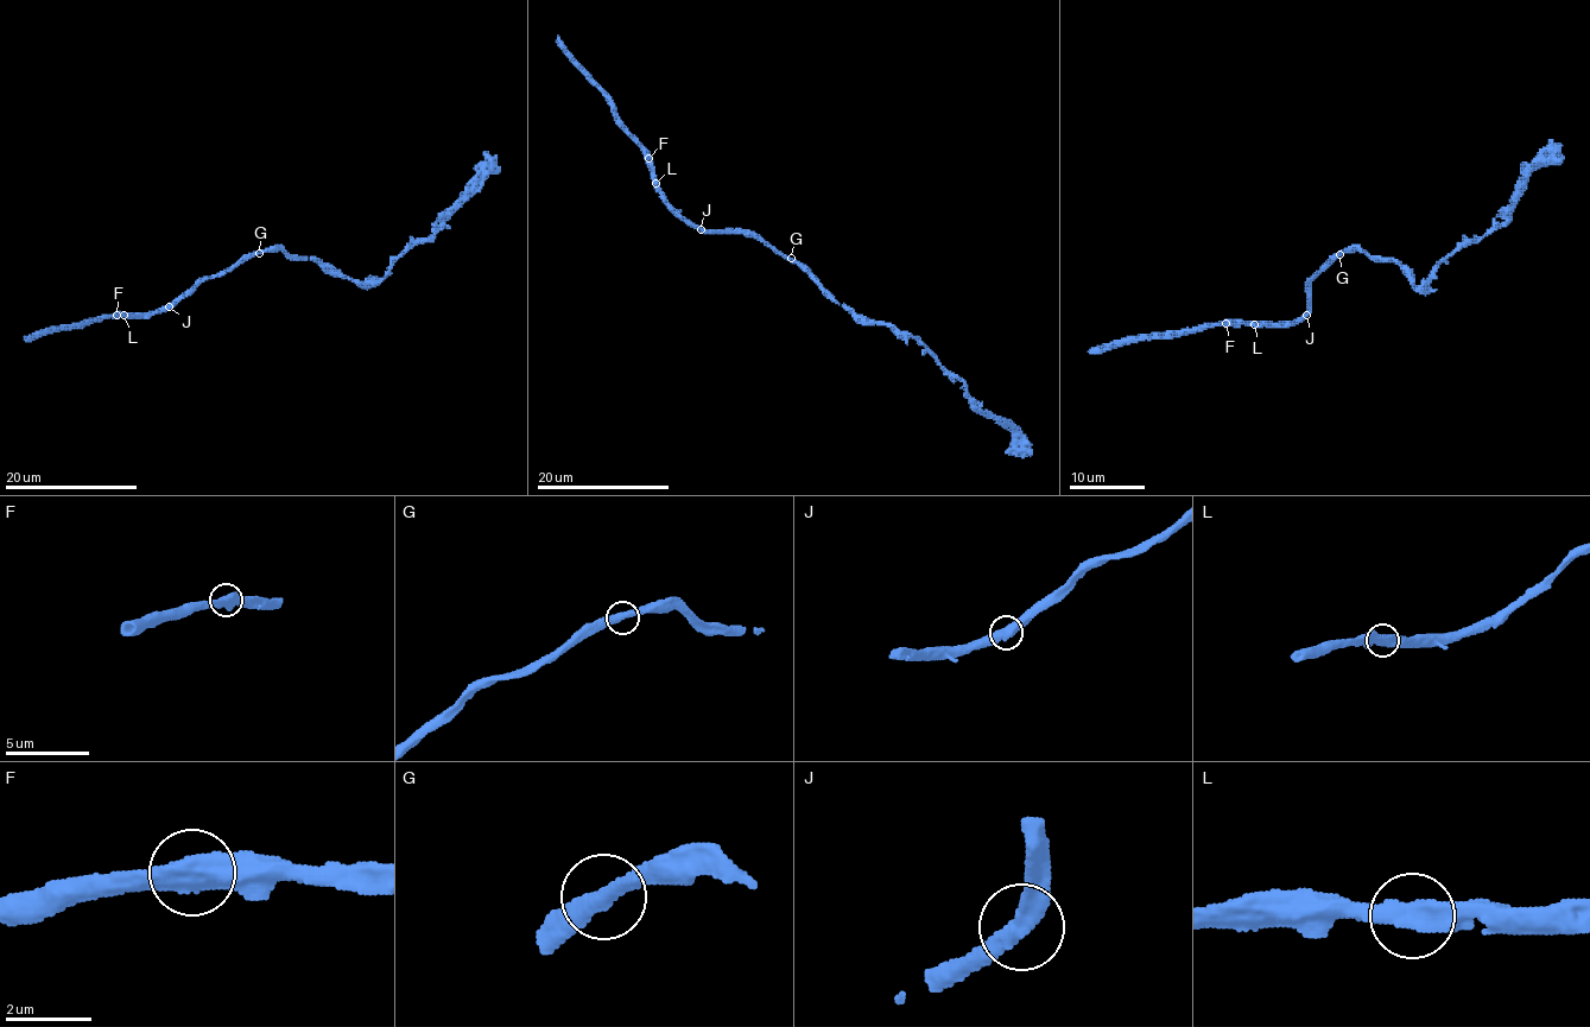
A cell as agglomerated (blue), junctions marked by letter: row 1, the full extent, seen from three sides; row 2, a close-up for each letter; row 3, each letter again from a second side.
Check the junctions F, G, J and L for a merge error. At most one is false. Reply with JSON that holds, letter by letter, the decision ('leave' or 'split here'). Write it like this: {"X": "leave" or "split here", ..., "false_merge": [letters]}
{"F": "leave", "G": "leave", "J": "leave", "L": "leave", "false_merge": []}

